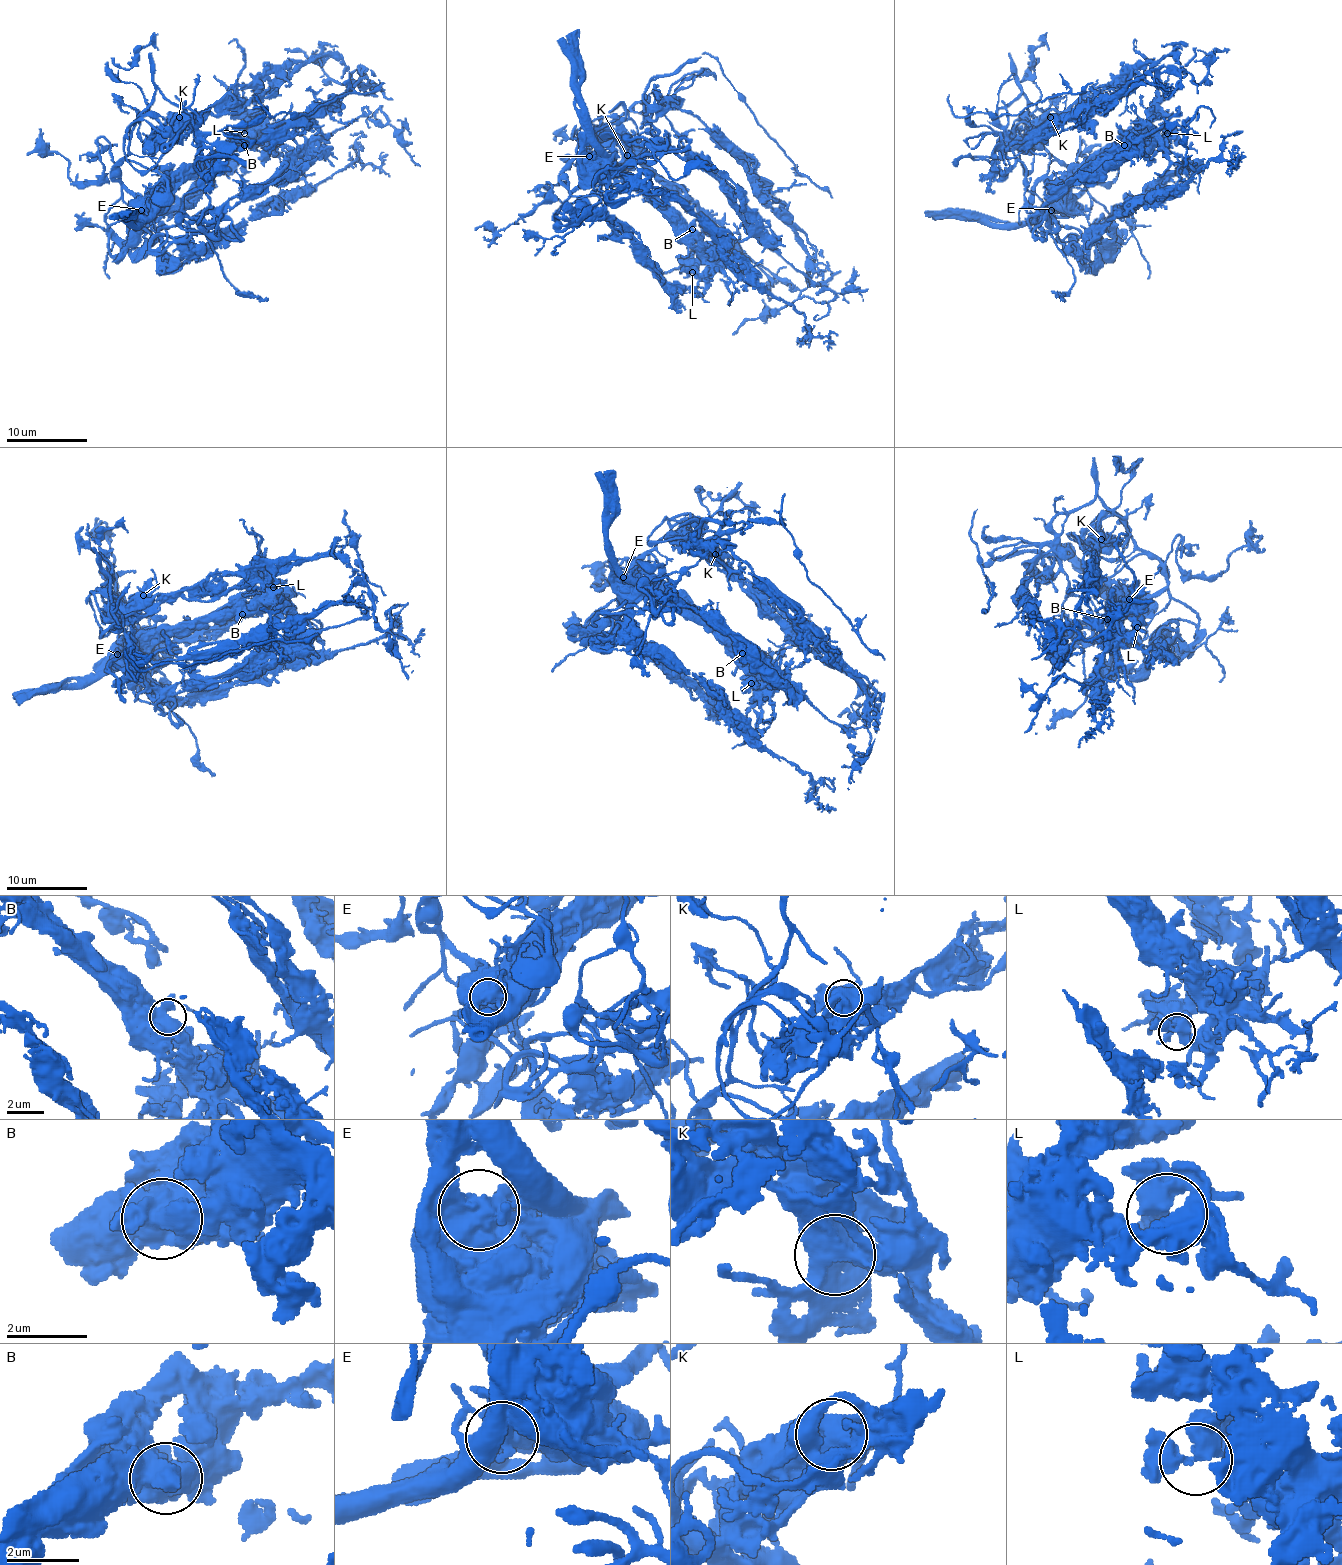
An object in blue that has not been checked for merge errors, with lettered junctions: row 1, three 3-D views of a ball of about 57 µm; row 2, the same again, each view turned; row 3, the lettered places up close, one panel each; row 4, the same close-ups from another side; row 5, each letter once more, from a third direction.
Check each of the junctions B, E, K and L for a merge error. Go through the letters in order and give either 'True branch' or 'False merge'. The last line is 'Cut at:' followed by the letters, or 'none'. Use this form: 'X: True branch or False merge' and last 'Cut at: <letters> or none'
B: False merge
E: False merge
K: True branch
L: True branch
Cut at: B, E

